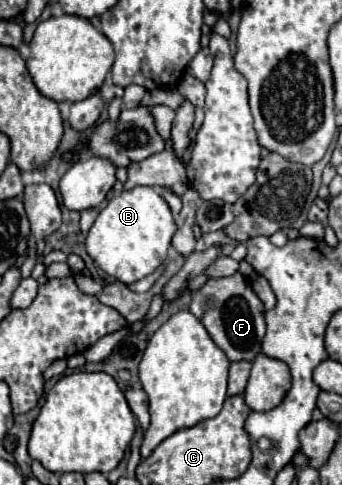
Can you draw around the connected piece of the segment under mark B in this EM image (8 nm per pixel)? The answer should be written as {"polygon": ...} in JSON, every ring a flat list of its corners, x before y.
{"polygon":[[133,187,113,197,107,207,101,209,87,233,85,247,89,257,107,275,131,285,151,275,167,259,167,251,175,231,177,225,165,199,153,187]]}

